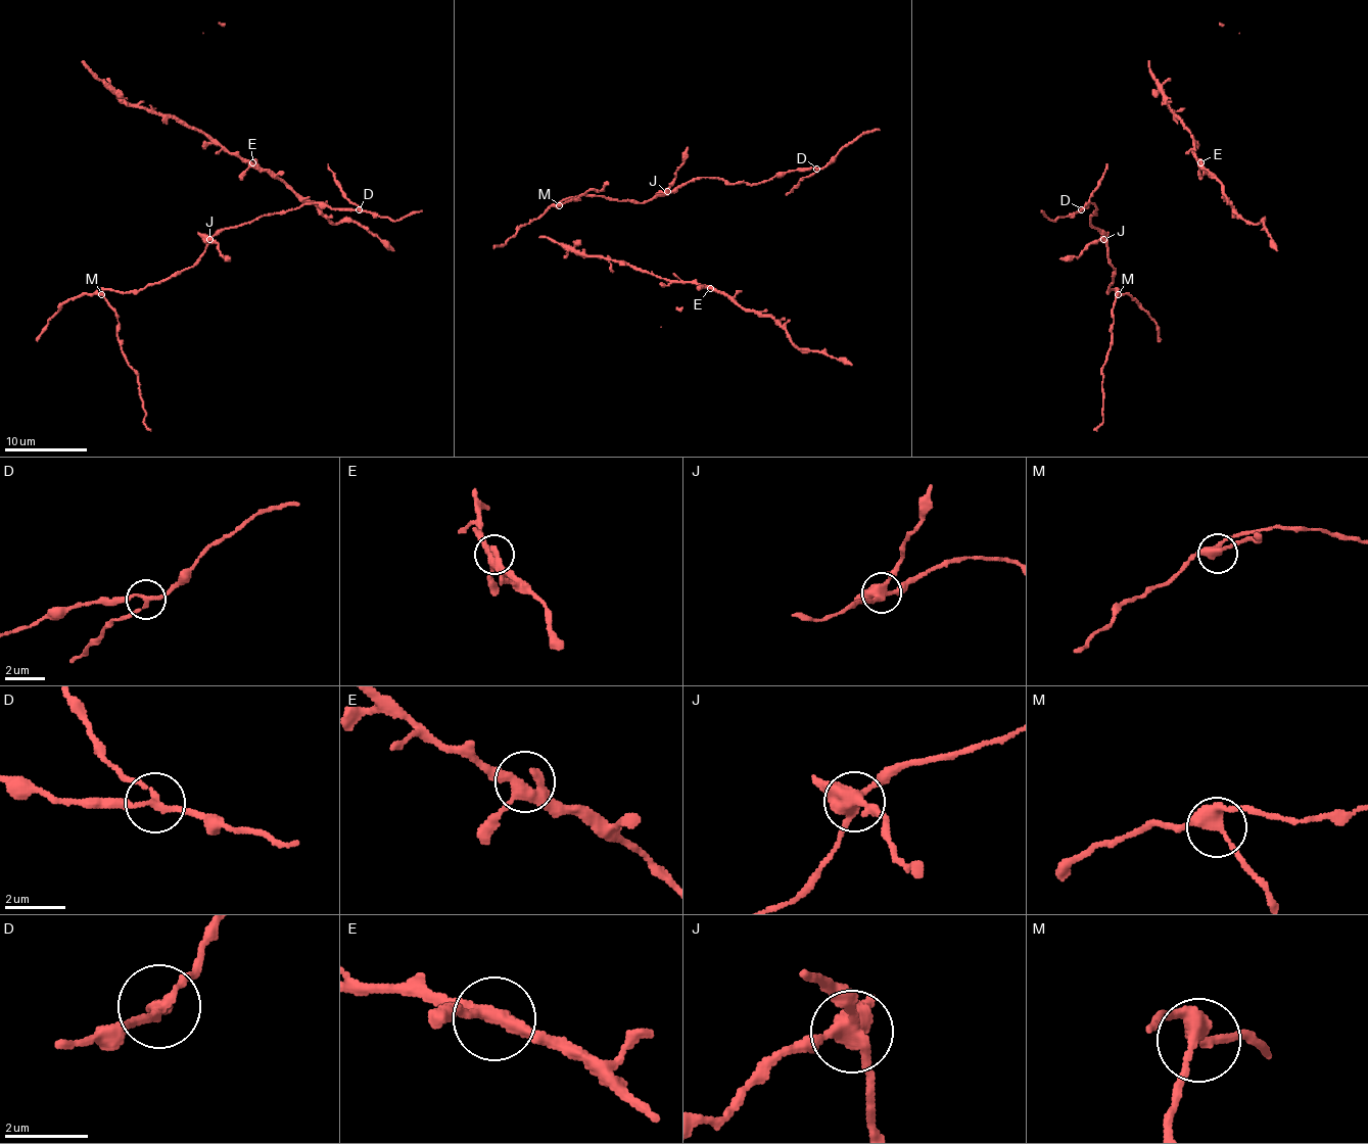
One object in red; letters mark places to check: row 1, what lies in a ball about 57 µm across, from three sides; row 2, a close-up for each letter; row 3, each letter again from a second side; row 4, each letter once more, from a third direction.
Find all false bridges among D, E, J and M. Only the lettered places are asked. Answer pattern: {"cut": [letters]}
{"cut": ["D", "J"]}

